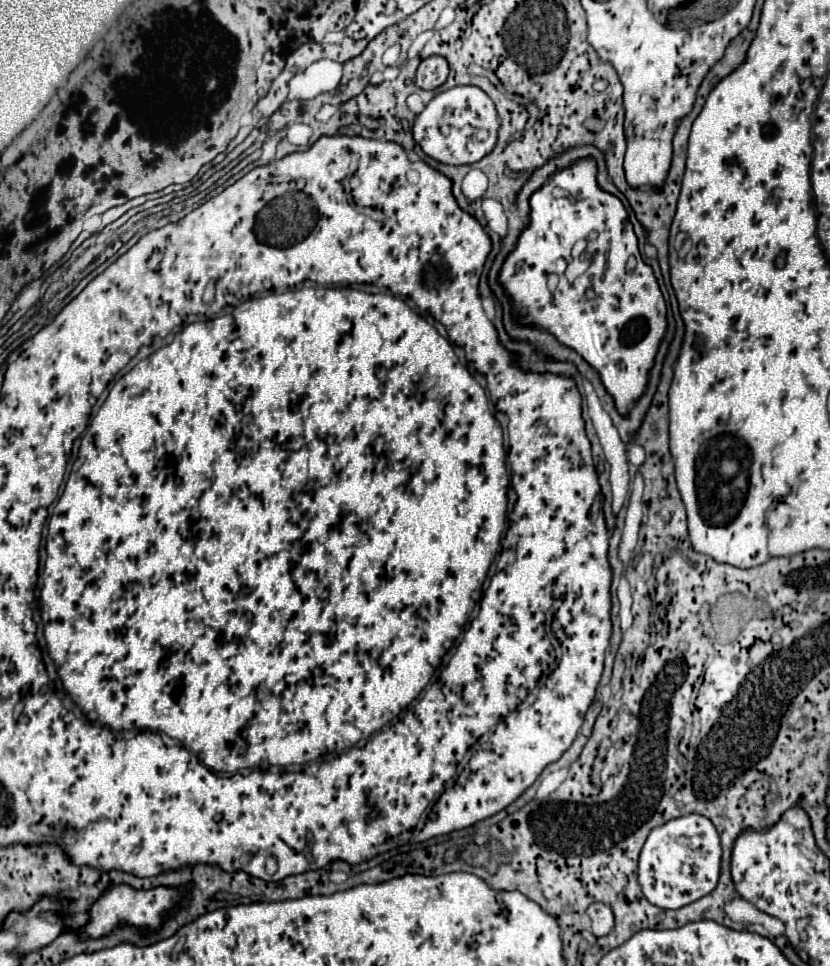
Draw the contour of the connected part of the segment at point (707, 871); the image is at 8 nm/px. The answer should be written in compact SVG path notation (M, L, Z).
M688 814L674 818L658 828L654 828L640 852L638 882L648 902L658 908L682 908L710 894L720 876L720 838L714 824L700 816Z

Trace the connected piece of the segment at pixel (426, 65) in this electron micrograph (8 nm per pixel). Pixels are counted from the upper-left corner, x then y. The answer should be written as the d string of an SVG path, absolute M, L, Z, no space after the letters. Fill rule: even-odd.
M442 56L424 58L416 72L416 86L422 90L434 90L448 78L448 62Z

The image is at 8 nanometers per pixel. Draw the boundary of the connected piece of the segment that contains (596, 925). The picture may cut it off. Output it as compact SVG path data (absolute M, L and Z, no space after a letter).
M594 902L588 906L586 912L592 918L592 934L594 936L606 936L614 928L614 914L606 904Z

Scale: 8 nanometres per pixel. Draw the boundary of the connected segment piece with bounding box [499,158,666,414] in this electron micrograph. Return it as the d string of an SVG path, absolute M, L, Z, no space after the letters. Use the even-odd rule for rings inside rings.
M592 158L578 160L572 168L556 172L546 186L532 194L530 206L532 222L520 234L516 250L501 268L499 282L512 298L514 312L522 314L522 324L540 326L552 332L562 344L574 348L600 372L602 384L616 400L618 412L626 414L646 390L648 370L654 364L654 356L666 332L666 302L652 268L644 264L638 252L638 240L628 222L628 212L616 196L598 188ZM592 234L600 234L606 242L603 249L608 250L604 276L600 282L592 282L596 298L586 298L584 288L574 288L568 280L566 298L562 298L564 294L560 294L560 290L550 292L546 288L548 274L564 272L572 259L572 246L578 240L590 240ZM630 256L636 256L638 270L626 270Z

